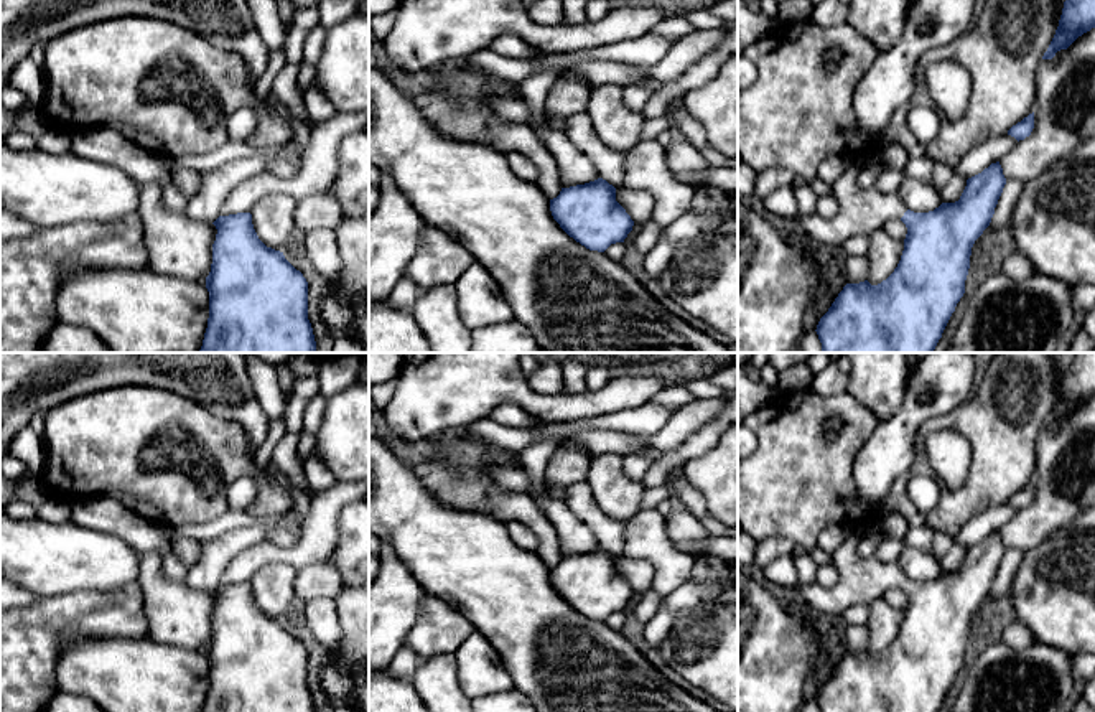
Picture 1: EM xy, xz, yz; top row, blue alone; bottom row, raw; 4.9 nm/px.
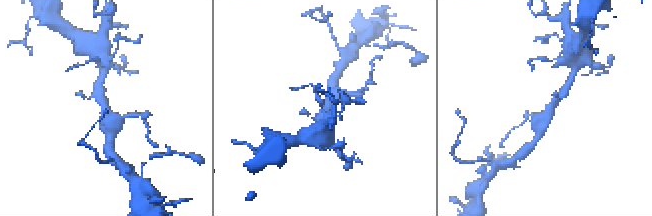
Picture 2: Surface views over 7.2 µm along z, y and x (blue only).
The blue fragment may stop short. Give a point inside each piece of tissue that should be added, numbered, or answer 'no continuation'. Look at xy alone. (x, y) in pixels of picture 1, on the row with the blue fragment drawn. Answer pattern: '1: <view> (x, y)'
no continuation

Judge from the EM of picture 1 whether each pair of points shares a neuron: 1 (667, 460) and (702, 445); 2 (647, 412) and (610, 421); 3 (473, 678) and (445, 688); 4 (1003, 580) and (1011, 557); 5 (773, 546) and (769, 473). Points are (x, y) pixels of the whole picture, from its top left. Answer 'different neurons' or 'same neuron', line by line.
1: same neuron
2: same neuron
3: different neurons
4: same neuron
5: different neurons

